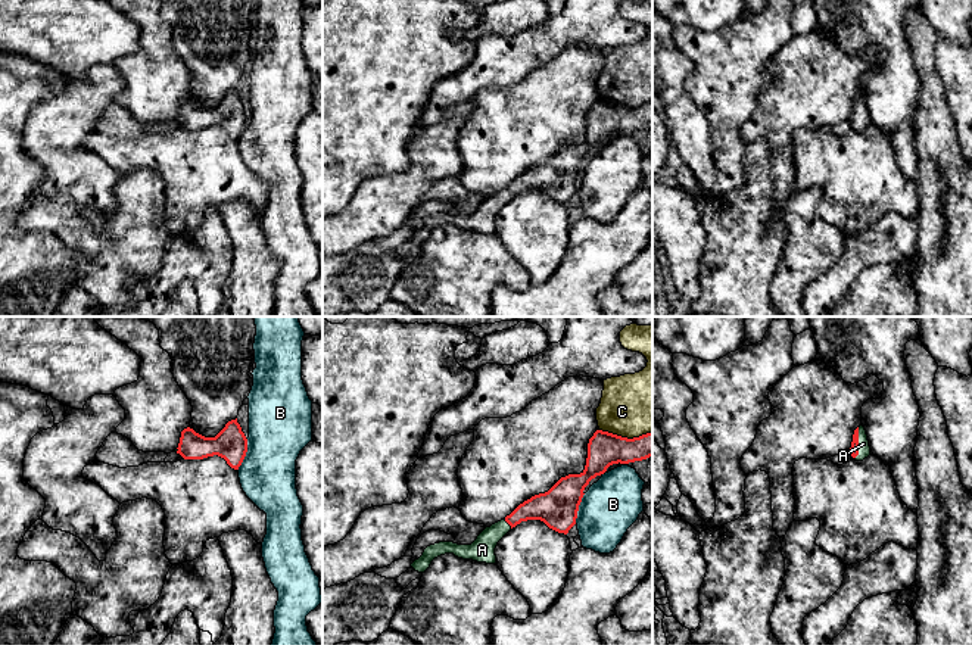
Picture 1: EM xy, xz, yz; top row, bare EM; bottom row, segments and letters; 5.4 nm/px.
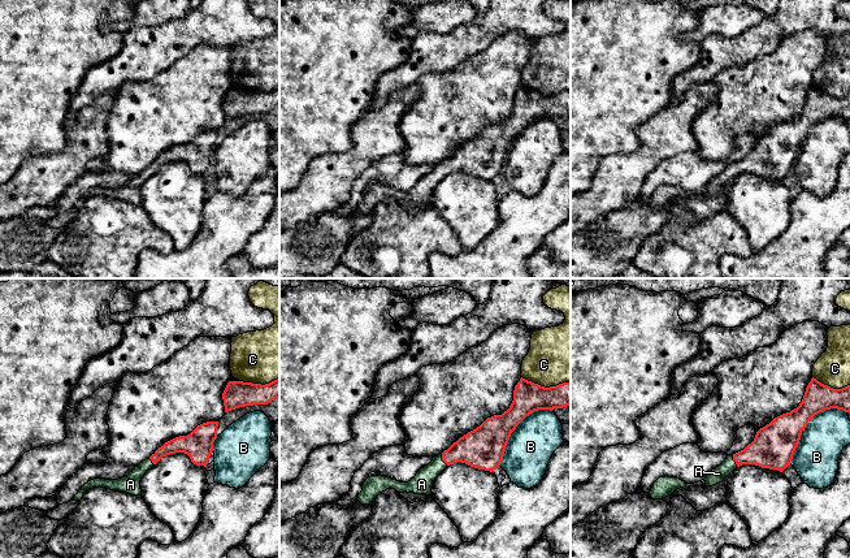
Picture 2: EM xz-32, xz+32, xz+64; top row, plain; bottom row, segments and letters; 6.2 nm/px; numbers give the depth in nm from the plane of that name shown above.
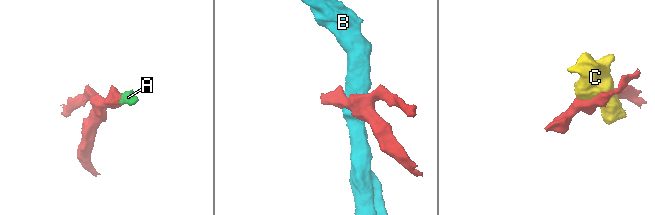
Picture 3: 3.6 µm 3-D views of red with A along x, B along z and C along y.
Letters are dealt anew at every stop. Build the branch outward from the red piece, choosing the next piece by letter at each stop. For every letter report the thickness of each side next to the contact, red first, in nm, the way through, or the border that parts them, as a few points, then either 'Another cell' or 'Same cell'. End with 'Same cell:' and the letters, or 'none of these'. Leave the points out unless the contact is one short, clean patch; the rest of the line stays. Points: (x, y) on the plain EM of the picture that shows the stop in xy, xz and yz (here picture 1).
A: Thickness 50 nm (red) against 60 nm. Path across: yz (854, 115), (857, 114), (863, 114). Same cell
B: Thickness 180 nm (red) against 360 nm. Another cell
C: Thickness 190 nm (red) against 360 nm. Another cell
Same cell: A

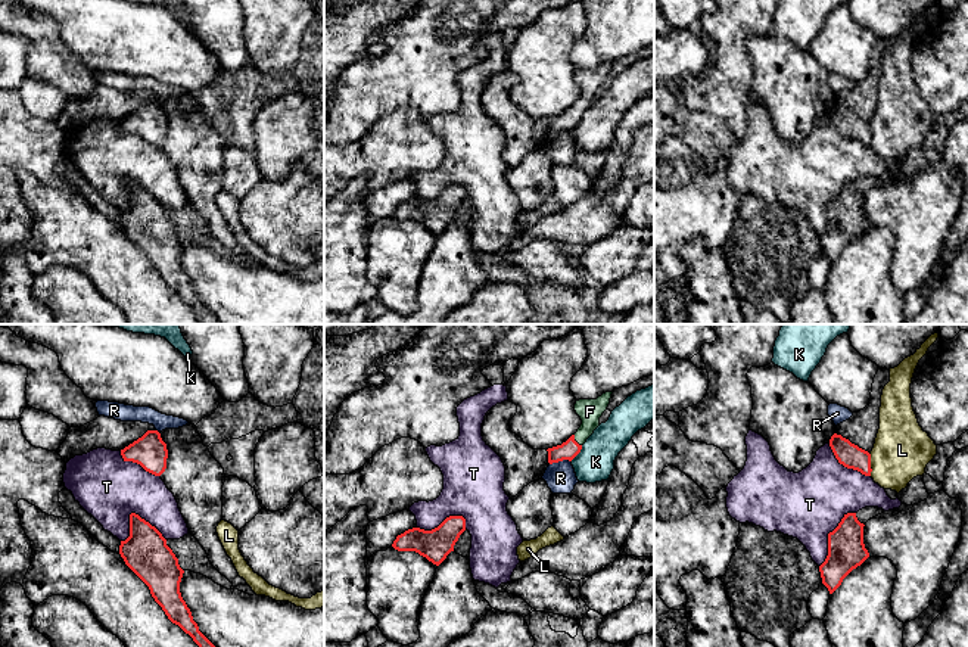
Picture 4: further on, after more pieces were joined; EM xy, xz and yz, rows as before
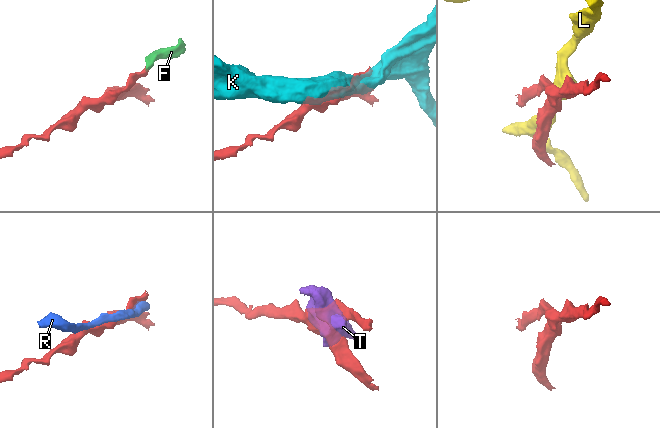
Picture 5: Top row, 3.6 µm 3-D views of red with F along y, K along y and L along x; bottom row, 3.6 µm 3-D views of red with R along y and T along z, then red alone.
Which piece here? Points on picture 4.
F: Thickness 100 nm (red) against 130 nm. Path across: xz (570, 118), (575, 111), (587, 99), (590, 81). Same cell
K: Thickness 100 nm (red) against 200 nm. Another cell
L: Thickness 140 nm (red) against 320 nm. Another cell
R: Thickness 100 nm (red) against 160 nm. Another cell
T: Thickness 240 nm (red) against 320 nm. Another cell
Same cell: F

